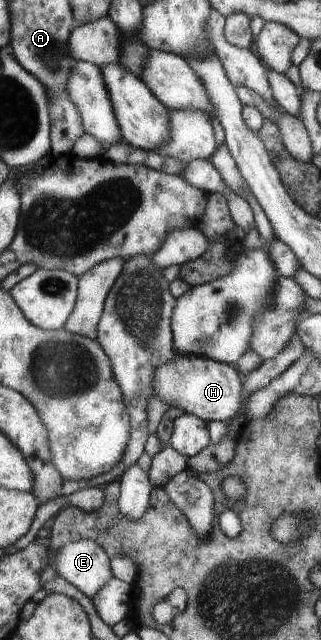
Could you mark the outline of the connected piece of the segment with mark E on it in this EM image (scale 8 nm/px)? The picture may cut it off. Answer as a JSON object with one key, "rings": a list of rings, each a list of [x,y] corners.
{"rings":[[[85,538],[62,547],[56,555],[55,567],[59,574],[93,600],[113,576],[109,561],[110,557],[101,544]]]}

